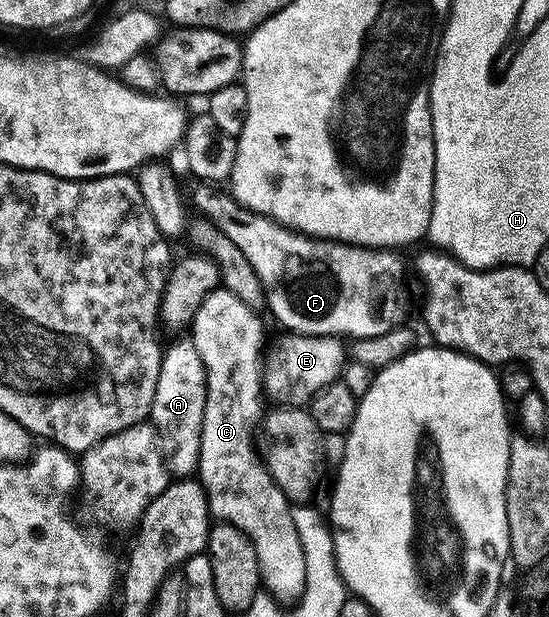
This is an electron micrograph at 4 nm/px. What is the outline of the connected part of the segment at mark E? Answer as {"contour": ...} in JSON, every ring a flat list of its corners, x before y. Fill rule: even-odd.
{"contour":[[282,334,273,355,273,376,266,378,264,390,277,398,281,405,305,405,315,393,328,383,336,383,341,377,341,368,347,362,347,347,336,335,298,335]]}

